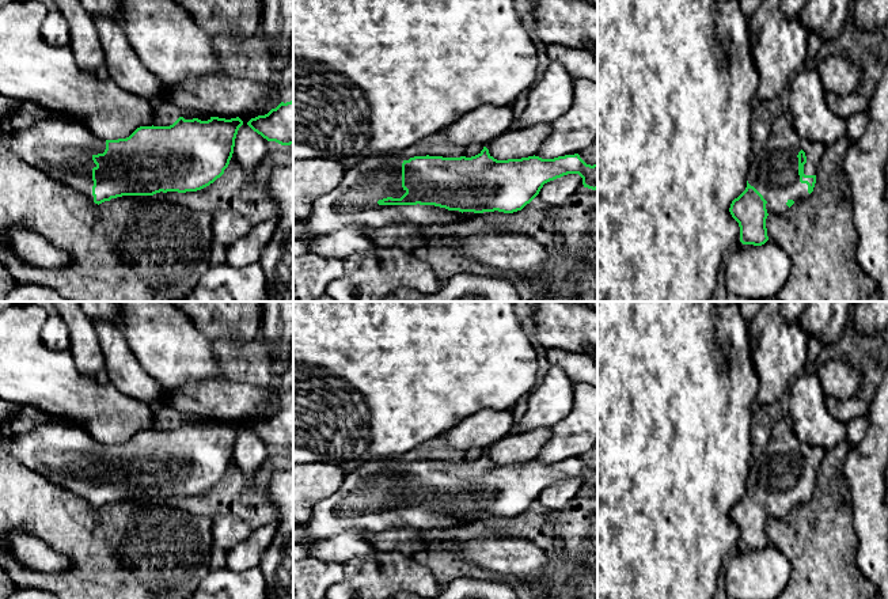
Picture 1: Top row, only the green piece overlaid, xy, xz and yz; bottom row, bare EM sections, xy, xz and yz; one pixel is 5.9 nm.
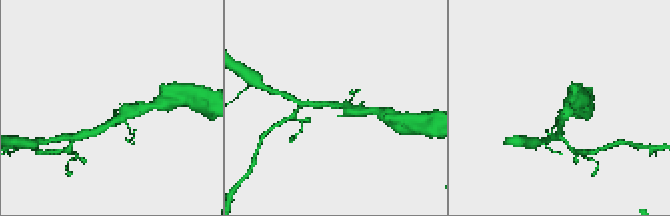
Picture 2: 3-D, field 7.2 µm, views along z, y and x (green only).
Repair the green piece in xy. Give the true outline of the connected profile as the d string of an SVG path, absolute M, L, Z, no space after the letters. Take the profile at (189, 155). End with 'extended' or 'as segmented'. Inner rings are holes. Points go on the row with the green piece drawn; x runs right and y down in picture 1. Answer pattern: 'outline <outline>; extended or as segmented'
outline M179 117L170 126L140 126L126 139L105 140L80 121L48 118L10 129L7 144L22 160L99 205L122 196L186 193L209 186L228 167L242 125L239 117L210 117L208 121Z; extended

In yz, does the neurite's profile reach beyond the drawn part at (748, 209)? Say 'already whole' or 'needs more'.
needs more

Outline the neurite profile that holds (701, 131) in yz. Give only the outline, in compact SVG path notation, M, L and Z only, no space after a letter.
M597 0L597 302L710 302L717 283L717 273L729 251L740 242L739 223L729 208L747 187L752 158L751 105L759 84L751 53L748 19L740 4L717 0Z

